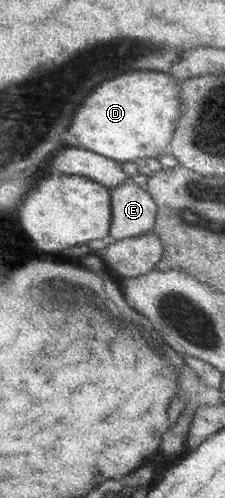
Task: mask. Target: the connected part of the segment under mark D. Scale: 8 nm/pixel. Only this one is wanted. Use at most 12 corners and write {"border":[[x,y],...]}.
{"border":[[134,71],[76,112],[80,147],[121,164],[160,157],[179,82]]}

